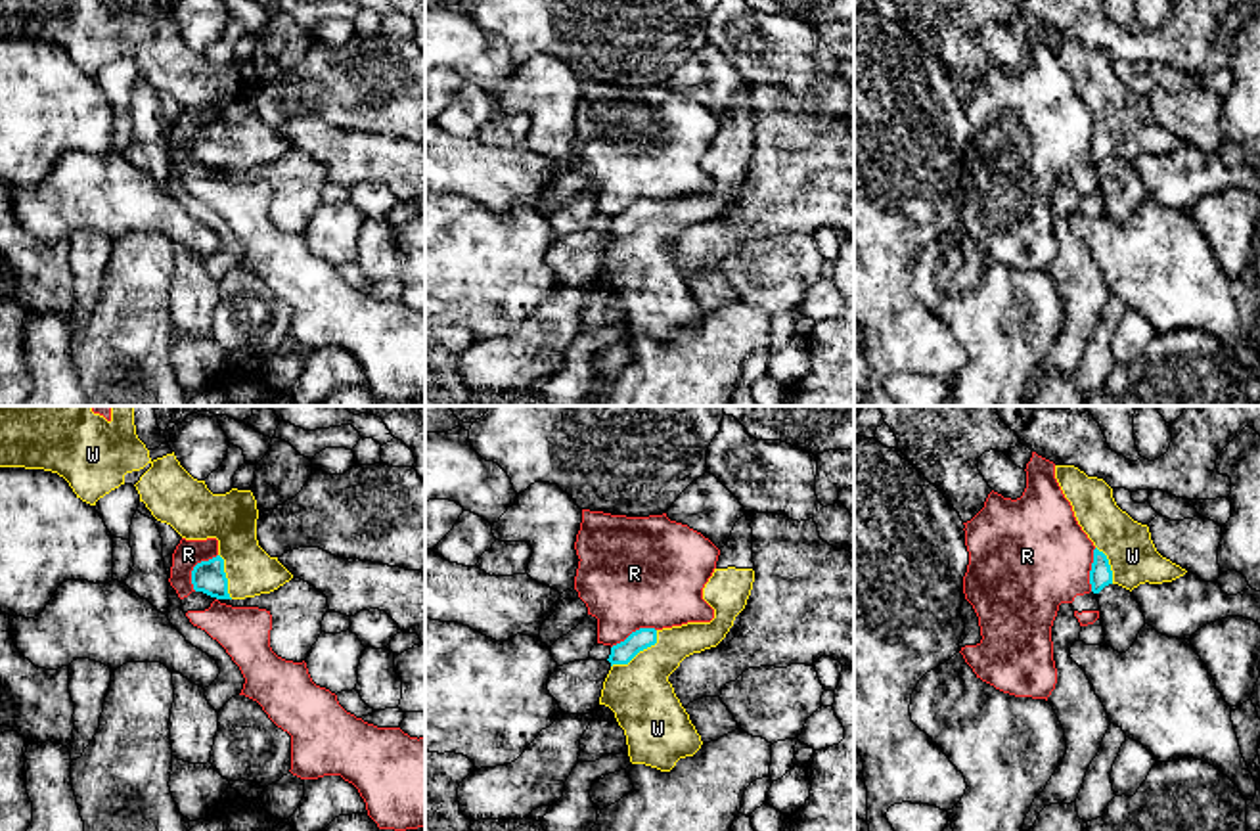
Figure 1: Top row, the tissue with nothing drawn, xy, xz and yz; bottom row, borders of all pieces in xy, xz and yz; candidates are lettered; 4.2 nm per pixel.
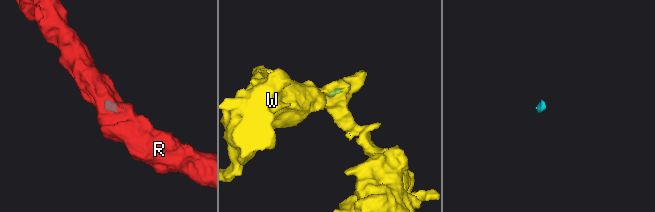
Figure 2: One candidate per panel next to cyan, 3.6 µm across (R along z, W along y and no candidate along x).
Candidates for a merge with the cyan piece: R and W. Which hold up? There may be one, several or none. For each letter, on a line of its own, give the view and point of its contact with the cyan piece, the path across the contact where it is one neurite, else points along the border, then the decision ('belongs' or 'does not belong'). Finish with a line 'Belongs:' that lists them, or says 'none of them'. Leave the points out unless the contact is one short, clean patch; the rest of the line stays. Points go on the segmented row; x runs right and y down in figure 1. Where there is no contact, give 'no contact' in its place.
R: contact xy (194, 567); border xy (217, 554), (194, 567), (194, 590); does not belong
W: contact xz (638, 651); way xz (621, 653), (638, 651), (638, 692), (646, 707); belongs
Belongs: W

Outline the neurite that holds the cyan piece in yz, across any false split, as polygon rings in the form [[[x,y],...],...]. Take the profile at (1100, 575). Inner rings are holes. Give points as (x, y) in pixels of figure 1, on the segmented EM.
[[[1055,465],[1055,479],[1095,546],[1090,571],[1093,594],[1109,584],[1132,592],[1139,584],[1172,582],[1187,573],[1157,551],[1149,527],[1116,505],[1103,479],[1088,477],[1074,465]]]

